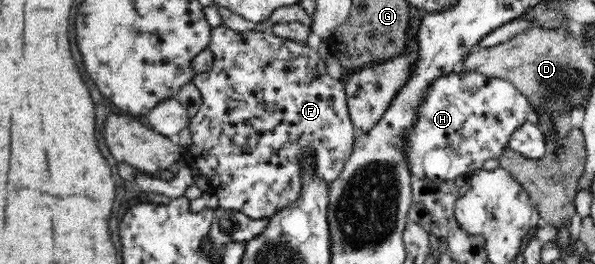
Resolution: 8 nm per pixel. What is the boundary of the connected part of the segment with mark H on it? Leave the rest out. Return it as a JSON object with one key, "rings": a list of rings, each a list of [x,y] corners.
{"rings":[[[461,68],[454,73],[438,76],[432,80],[427,96],[419,104],[419,115],[410,130],[403,137],[403,150],[406,151],[406,166],[410,174],[422,180],[441,183],[447,180],[468,176],[483,168],[486,160],[498,159],[504,148],[509,146],[510,134],[530,121],[537,124],[537,112],[530,107],[528,100],[508,80],[487,77],[476,71],[464,71]]]}

